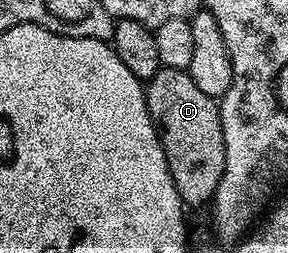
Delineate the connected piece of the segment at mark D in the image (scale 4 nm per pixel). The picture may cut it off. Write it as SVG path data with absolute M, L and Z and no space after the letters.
M162 66L161 71L148 79L145 86L145 99L149 115L157 125L157 134L161 137L163 152L167 156L167 164L171 176L175 180L175 188L179 192L182 203L186 207L201 206L212 199L219 188L219 180L225 171L225 141L221 127L221 107L207 92L203 92L191 80L188 70L176 70L170 66Z

